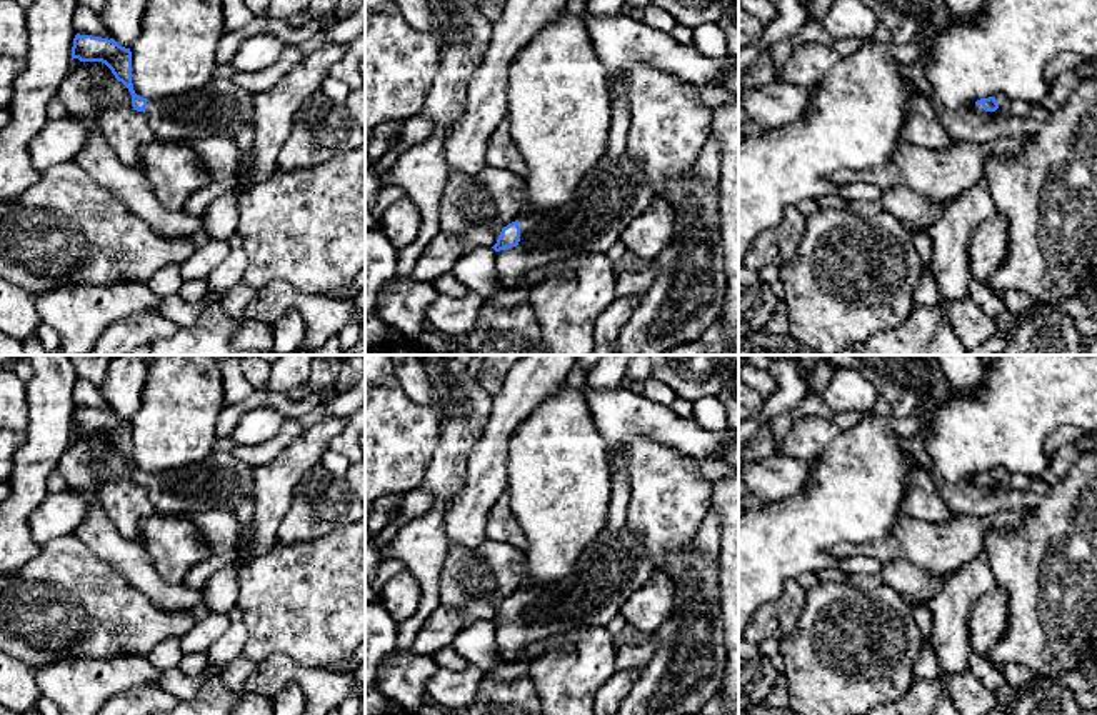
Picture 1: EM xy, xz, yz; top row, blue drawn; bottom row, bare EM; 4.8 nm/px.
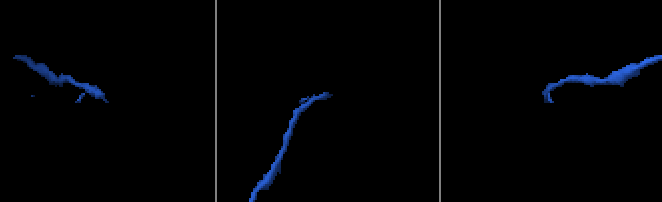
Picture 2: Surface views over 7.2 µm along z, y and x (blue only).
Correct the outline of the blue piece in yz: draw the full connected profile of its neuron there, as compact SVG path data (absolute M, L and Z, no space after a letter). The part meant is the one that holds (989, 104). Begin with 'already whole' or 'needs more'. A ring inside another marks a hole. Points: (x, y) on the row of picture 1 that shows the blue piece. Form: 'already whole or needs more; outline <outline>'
needs more; outline M995 95L977 100L975 110L984 115L1024 117L1030 113L1032 105L1022 100Z

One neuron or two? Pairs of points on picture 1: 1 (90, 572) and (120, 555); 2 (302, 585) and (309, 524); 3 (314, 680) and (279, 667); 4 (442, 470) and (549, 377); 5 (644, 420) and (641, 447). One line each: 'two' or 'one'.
1: two
2: two
3: one
4: two
5: two

